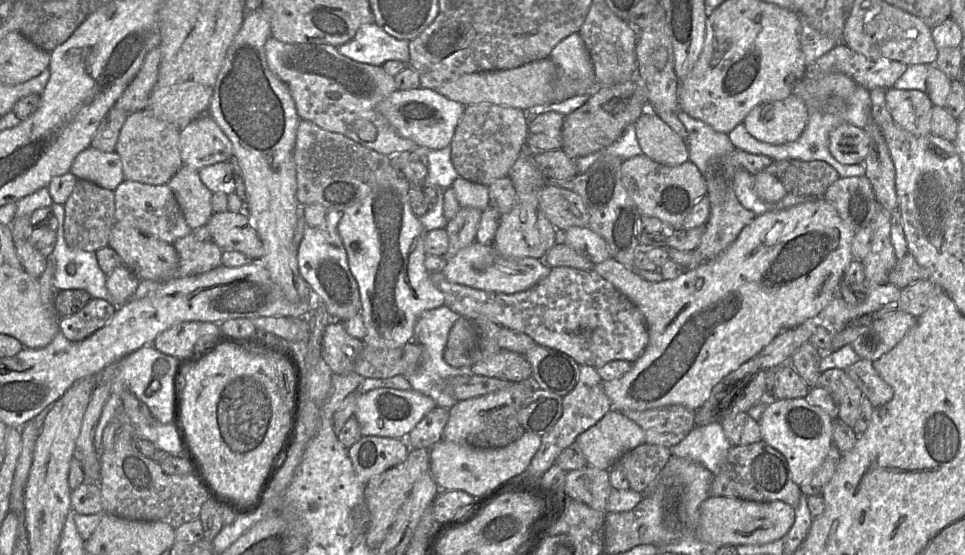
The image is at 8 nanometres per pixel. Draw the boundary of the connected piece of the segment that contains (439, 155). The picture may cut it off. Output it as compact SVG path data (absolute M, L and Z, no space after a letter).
M450 145L442 150L430 150L427 166L428 174L423 182L423 188L434 187L446 190L459 178L452 164Z

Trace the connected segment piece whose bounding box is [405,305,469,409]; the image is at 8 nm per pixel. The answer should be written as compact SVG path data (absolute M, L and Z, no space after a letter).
M446 305L427 310L421 314L415 324L413 336L413 340L422 346L421 362L413 372L405 375L413 390L431 397L437 403L437 406L447 409L453 407L458 401L450 394L441 390L442 381L469 371L469 369L451 366L444 358L450 330L460 317L459 314L452 311Z

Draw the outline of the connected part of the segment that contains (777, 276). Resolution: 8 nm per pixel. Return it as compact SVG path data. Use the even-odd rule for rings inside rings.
M817 198L788 209L770 211L756 216L754 220L741 231L738 238L724 253L711 261L704 262L693 269L686 270L672 280L663 280L658 283L645 281L635 274L634 271L628 269L612 257L595 264L593 271L610 282L641 310L645 317L649 333L648 345L644 353L633 363L632 369L620 378L603 382L604 391L612 403L612 409L619 412L625 410L644 411L672 405L682 405L697 411L707 401L716 384L725 376L738 369L744 362L755 357L777 335L803 323L816 323L819 313L837 295L845 271L853 260L852 242L855 233L856 232L840 217L836 209L828 203L825 198Z

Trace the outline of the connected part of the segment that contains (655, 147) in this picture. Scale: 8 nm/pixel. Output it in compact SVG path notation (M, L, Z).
M644 111L633 125L643 155L666 166L678 166L689 161L686 140L656 114Z

